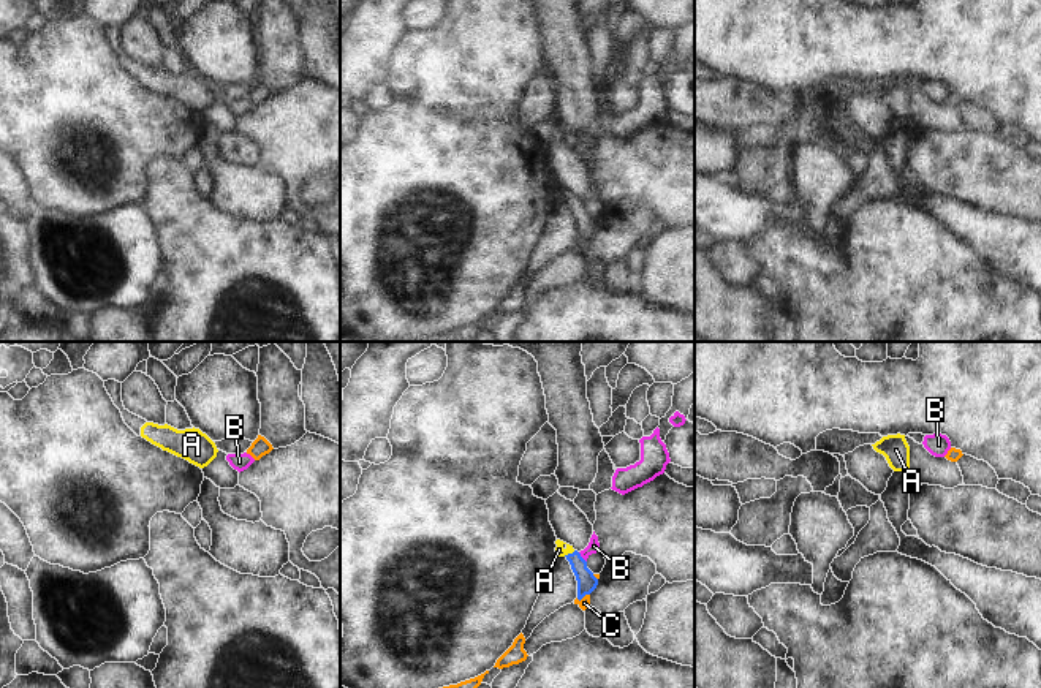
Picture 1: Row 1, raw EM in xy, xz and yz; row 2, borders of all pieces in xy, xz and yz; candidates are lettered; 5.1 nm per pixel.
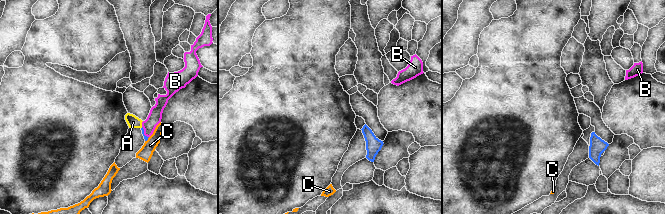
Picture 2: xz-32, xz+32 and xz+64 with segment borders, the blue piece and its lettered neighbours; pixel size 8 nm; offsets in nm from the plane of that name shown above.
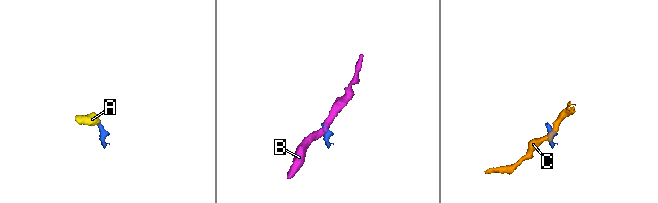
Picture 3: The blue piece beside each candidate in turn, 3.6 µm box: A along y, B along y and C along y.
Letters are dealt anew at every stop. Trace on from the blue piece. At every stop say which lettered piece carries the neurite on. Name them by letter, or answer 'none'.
A.

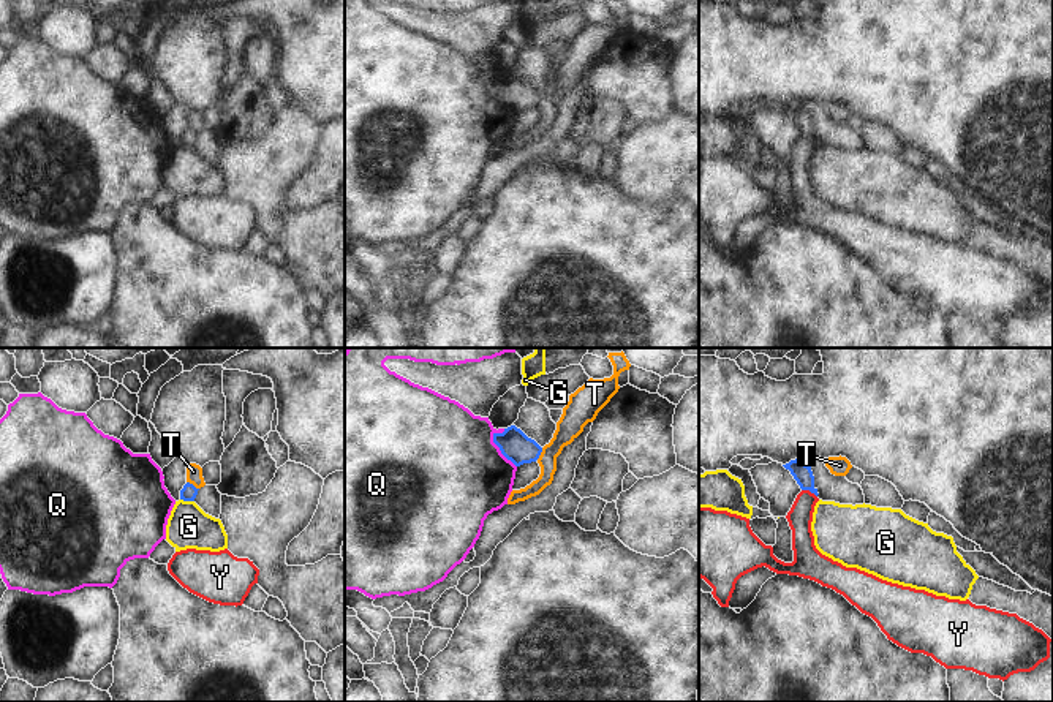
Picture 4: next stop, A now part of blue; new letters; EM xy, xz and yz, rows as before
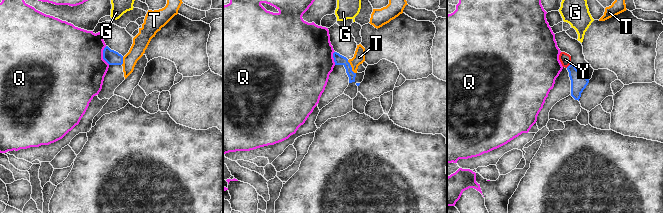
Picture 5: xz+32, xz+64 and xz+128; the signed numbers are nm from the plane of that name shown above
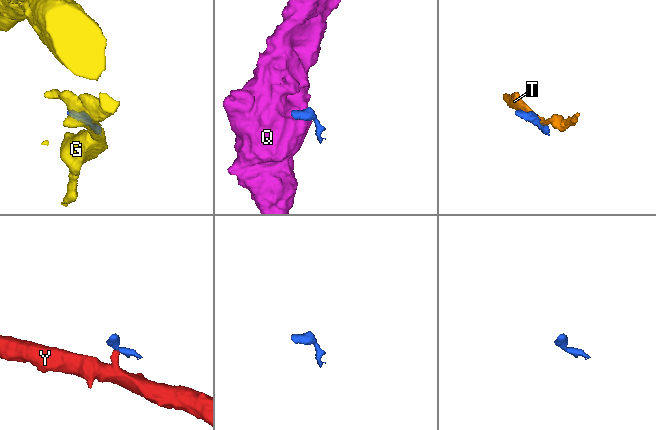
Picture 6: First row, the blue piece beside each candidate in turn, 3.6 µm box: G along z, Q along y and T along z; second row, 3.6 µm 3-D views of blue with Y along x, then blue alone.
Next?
none.

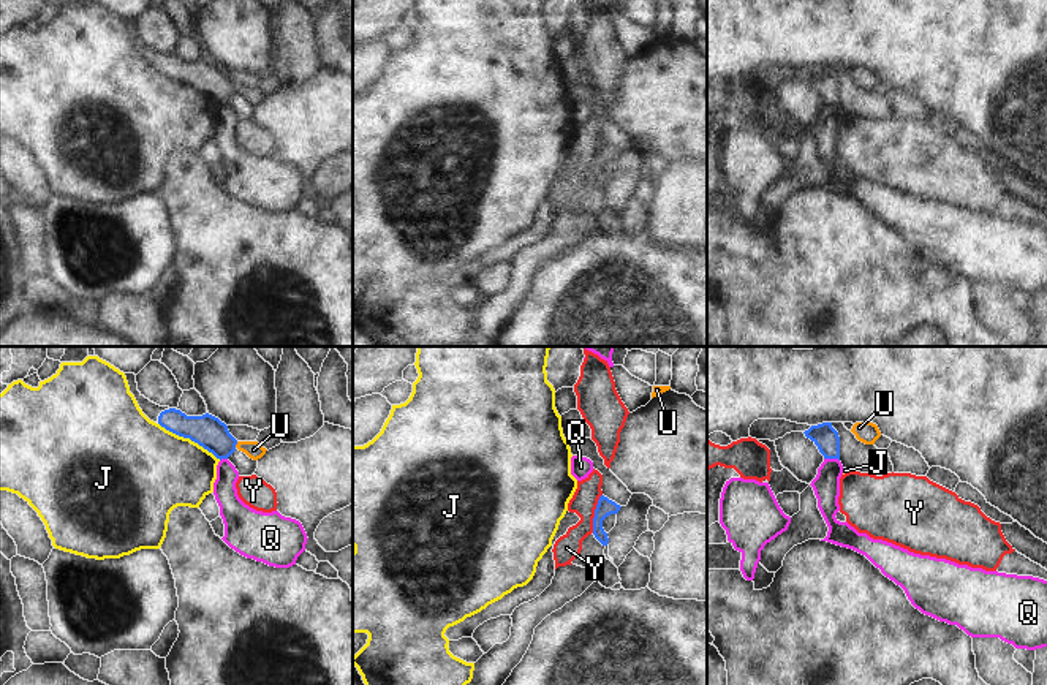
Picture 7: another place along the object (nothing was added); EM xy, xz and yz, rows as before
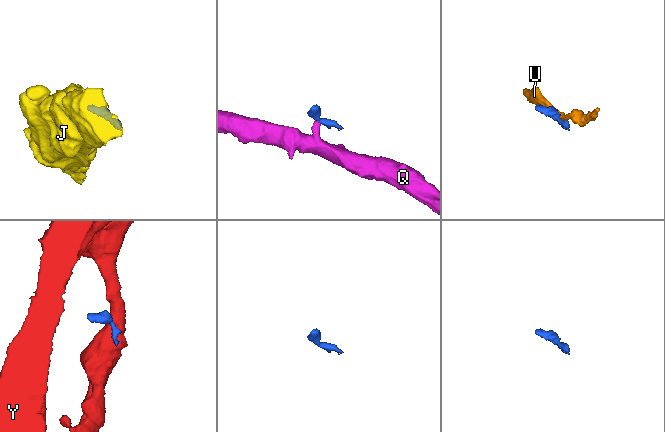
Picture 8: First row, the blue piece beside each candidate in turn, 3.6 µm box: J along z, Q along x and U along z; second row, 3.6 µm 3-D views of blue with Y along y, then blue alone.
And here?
none.

